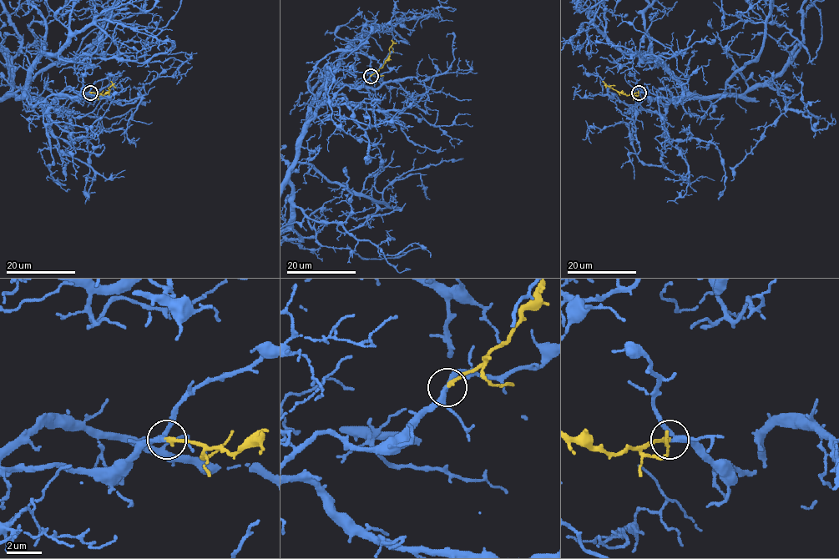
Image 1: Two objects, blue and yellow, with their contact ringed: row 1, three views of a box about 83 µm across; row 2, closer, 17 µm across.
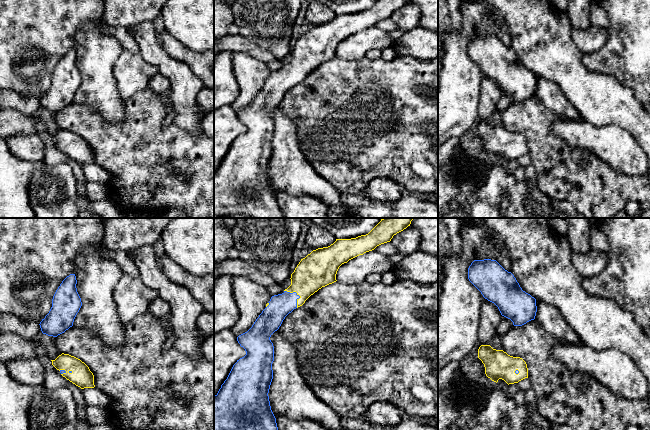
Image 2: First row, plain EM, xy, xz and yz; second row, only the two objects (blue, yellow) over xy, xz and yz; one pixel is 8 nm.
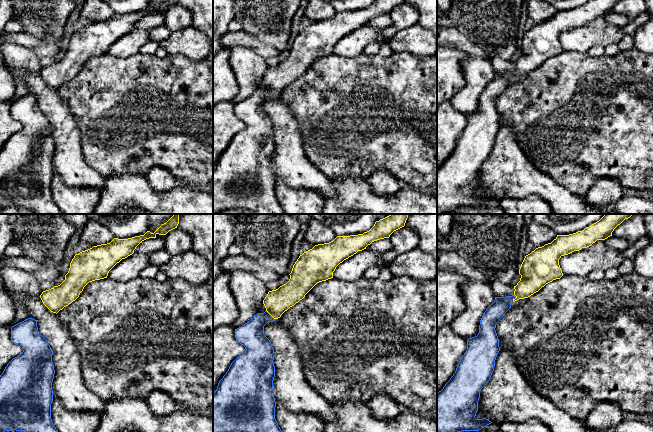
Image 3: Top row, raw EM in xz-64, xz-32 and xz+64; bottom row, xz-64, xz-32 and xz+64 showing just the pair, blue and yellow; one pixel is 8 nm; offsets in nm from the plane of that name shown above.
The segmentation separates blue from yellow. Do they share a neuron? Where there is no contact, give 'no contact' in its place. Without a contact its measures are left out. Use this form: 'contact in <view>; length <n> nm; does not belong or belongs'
contact in xz; length 180 nm; belongs

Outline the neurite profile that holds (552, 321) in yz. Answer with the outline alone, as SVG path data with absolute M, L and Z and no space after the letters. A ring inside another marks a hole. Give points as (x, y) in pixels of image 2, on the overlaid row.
M536 300L537 312L535 319L539 321L545 331L559 341L576 345L581 340L571 326L564 320L559 311L550 305Z

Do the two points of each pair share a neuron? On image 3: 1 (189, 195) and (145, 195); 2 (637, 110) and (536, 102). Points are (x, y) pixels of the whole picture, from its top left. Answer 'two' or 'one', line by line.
1: one
2: one

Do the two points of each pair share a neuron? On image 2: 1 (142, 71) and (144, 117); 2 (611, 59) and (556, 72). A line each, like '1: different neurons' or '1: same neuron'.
1: different neurons
2: different neurons

